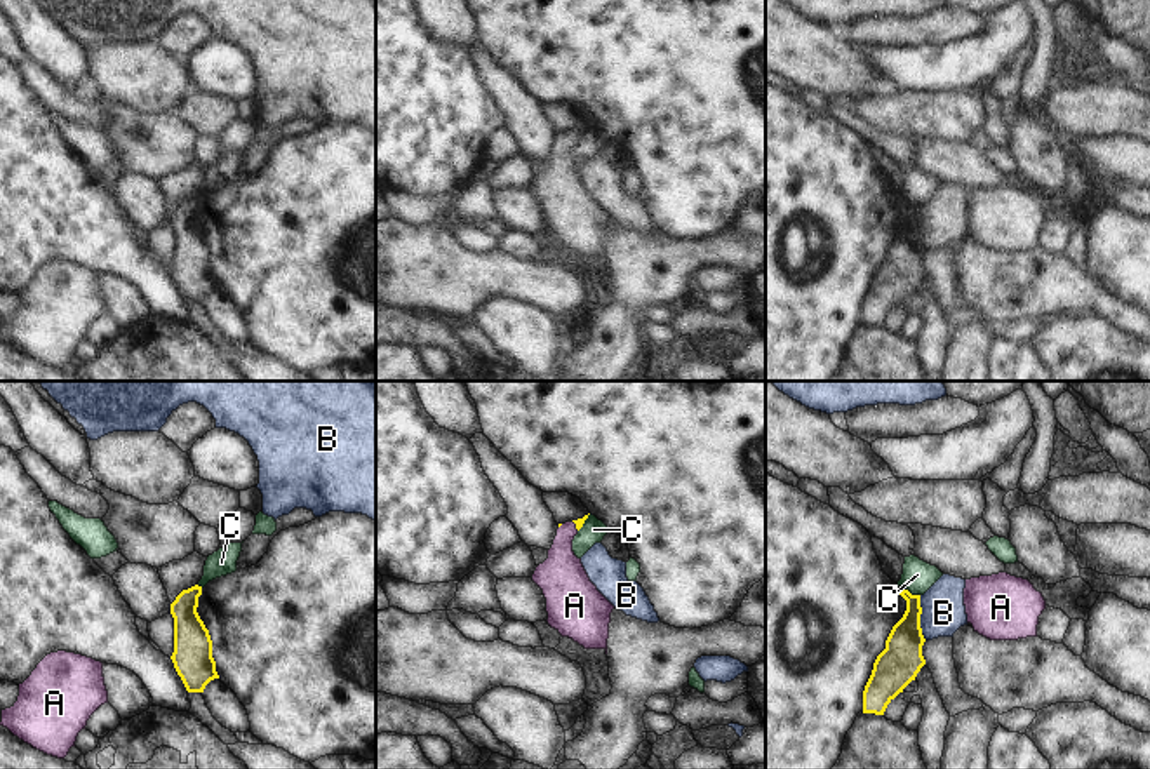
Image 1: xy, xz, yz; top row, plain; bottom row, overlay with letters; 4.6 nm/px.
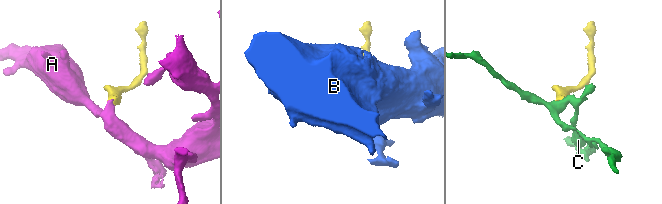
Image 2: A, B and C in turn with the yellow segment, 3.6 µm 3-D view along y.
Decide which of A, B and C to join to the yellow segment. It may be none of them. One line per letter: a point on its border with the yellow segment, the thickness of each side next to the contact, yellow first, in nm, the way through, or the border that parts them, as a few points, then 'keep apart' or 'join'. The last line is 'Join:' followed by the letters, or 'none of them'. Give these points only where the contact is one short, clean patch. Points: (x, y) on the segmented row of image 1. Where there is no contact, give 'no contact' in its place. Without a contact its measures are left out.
A: contact xz (576, 526); calibres 40 and 220 nm; way xz (578, 522), (576, 526), (562, 541), (562, 578); join
B: contact yz (919, 618); calibres 190 and 200 nm; border yz (919, 595), (921, 634), (926, 639); keep apart
C: contact yz (909, 592); calibres 170 and 150 nm; border yz (900, 585), (919, 595); keep apart
Join: A

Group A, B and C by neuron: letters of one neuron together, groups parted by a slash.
A / B / C

